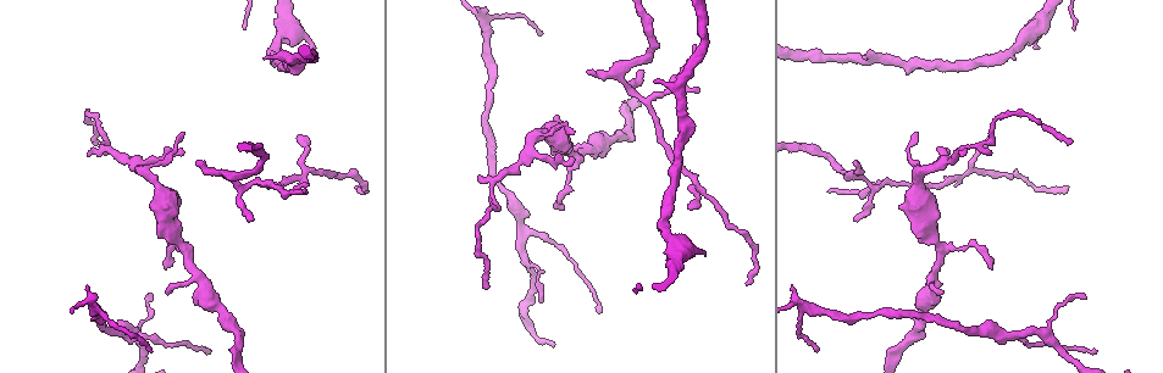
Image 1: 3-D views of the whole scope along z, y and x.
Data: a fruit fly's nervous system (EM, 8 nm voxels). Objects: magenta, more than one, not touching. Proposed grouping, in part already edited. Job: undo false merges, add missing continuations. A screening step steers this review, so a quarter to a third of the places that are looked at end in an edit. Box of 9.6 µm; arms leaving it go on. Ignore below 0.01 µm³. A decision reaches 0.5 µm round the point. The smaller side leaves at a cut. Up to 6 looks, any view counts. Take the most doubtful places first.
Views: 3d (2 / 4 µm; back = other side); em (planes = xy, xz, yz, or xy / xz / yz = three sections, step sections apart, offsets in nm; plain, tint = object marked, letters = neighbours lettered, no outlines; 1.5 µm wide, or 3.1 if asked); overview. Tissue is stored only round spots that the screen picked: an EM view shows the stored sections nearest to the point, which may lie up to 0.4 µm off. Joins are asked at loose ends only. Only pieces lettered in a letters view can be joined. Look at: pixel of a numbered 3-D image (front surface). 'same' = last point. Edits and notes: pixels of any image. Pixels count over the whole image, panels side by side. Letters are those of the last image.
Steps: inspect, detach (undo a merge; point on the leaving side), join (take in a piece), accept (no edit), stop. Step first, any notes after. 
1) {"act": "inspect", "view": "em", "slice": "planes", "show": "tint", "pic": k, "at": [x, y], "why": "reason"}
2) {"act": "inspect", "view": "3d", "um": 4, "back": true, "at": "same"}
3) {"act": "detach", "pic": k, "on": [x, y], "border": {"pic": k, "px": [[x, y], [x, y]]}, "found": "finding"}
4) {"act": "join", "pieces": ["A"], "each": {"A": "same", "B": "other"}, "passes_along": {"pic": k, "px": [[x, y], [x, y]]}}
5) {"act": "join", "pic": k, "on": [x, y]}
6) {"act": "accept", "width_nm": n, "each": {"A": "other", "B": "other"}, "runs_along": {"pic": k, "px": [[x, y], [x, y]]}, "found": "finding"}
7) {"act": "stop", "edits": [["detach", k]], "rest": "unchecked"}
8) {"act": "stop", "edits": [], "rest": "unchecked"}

{"act": "inspect", "view": "em", "slice": "planes", "show": "letters", "pic": 1, "at": [169, 293], "why": "tapers out"}

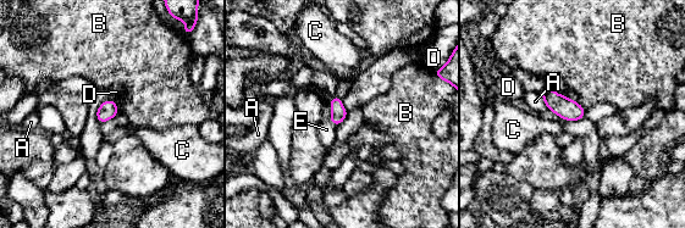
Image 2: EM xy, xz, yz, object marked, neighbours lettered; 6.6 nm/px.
{"act": "join", "pieces": ["E"], "each": {"A": "other", "B": "other", "C": "other", "D": "other", "E": "same"}, "passes_along": {"pic": 2, "px": [[338, 112], [332, 122], [326, 129]]}, "found": "it goes on there"}

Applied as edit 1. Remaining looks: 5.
{"act": "inspect", "view": "em", "slice": "planes", "show": "letters", "pic": 1, "at": [249, 222], "why": "free end"}

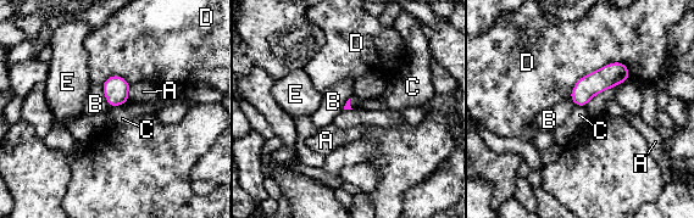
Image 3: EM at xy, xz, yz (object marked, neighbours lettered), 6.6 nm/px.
{"act": "accept", "longest_contact_nm": ["D", 440], "each": {"A": "other", "B": "other", "C": "other", "D": "other", "E": "other"}, "border": {"pic": 3, "px": [[122, 104], [112, 107]]}, "found": "none of them fits"}

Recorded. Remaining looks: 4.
{"act": "inspect", "view": "em", "slice": "xz", "step": 8, "show": "letters", "pic": 1, "at": [97, 143], "why": "tapers out"}

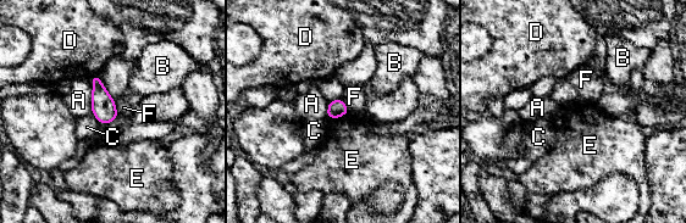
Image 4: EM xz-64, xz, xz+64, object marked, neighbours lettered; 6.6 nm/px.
{"act": "inspect", "view": "em", "slice": "planes", "show": "letters", "at": "same", "why": "cut it another way"}

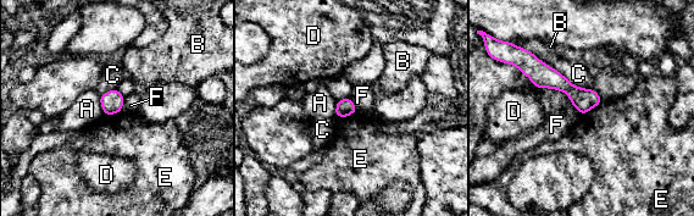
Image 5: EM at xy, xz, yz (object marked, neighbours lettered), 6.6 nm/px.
{"act": "accept", "width_nm": 110, "each": {"A": "other", "B": "other", "C": "other", "D": "other", "E": "other", "F": "other"}, "runs_along": {"pic": 5, "px": [[529, 61], [579, 98], [597, 101]]}, "found": "no lettered piece goes on from it"}

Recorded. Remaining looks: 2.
{"act": "stop", "edits": [["join", 2]], "rest": "unchecked"}

